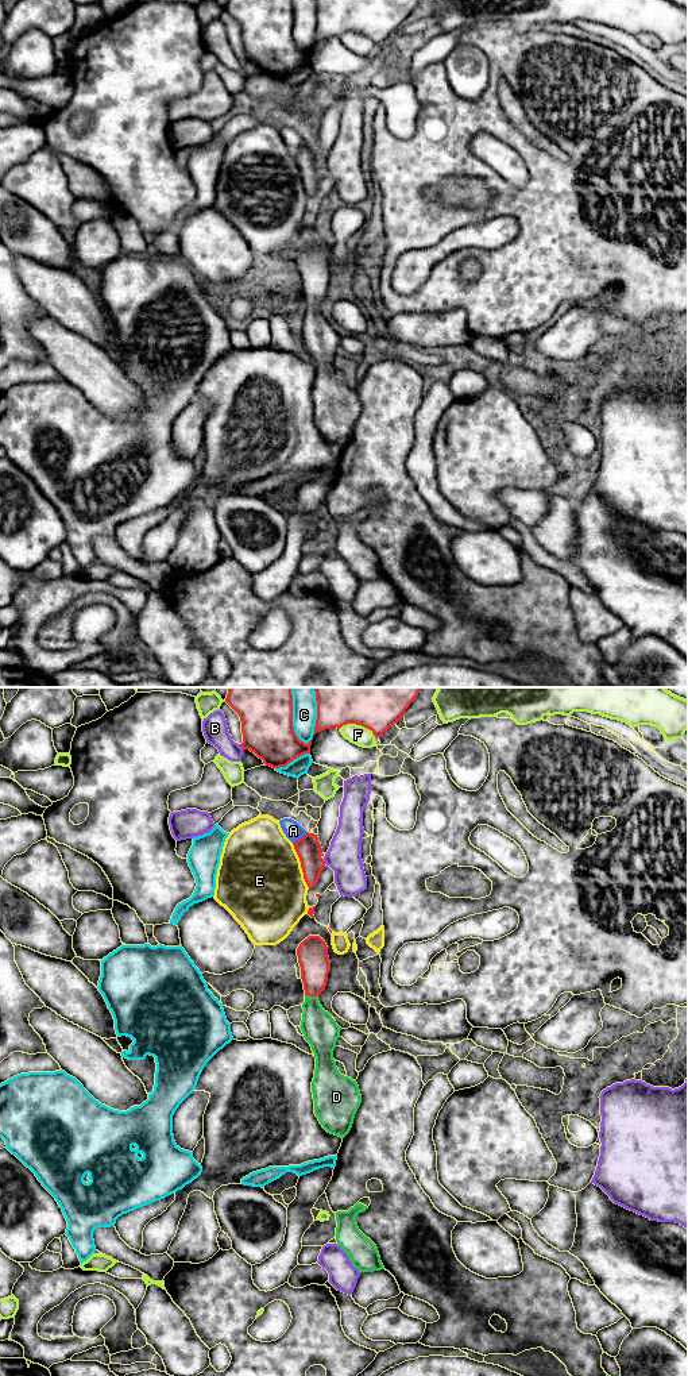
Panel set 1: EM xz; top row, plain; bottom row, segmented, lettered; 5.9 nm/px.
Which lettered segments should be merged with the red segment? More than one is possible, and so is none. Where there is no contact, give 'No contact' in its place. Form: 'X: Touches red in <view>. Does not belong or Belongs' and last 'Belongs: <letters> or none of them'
A: Touches red in xz. Does not belong
B: Touches red in xz. Does not belong
C: Touches red in xz. Does not belong
D: Touches red in xz. Belongs
E: Touches red in xz. Does not belong
F: Touches red in xz. Does not belong
Belongs: D

